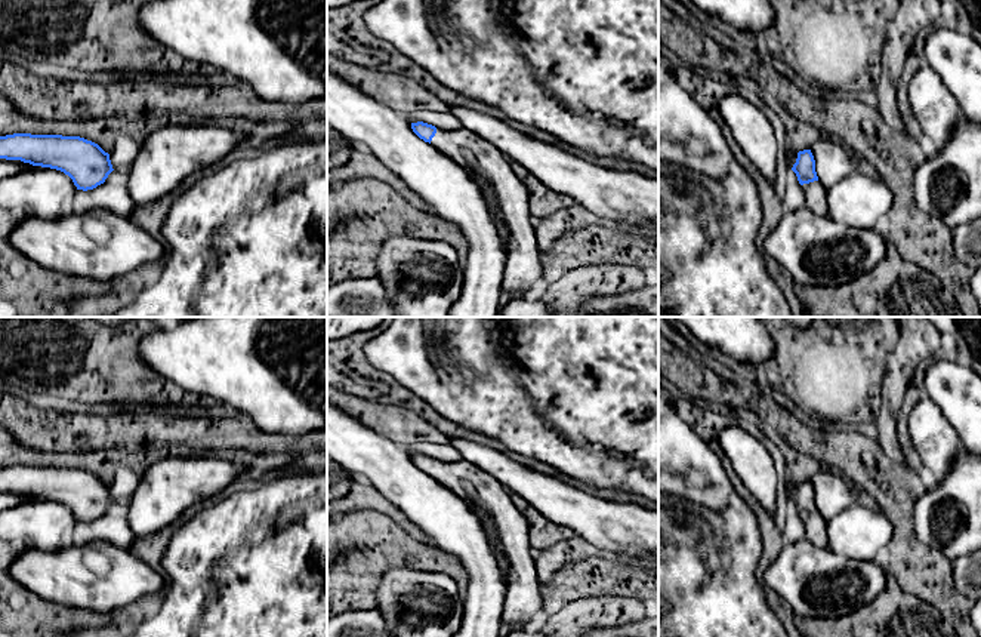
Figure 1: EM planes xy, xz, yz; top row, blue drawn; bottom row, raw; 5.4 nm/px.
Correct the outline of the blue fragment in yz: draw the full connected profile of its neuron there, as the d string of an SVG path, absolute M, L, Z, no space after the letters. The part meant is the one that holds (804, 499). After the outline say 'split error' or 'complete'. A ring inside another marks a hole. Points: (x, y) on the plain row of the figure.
M811 481L798 484L798 490L792 502L796 505L800 516L805 538L808 538L817 547L827 547L827 520L818 513L815 492Z; split error

